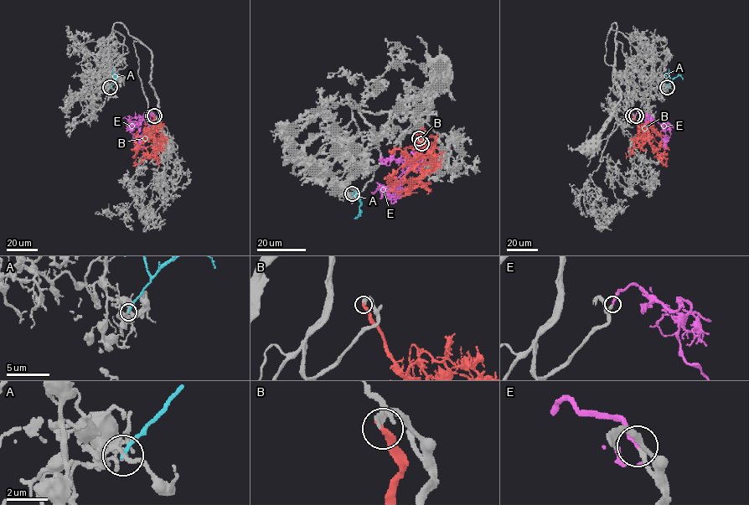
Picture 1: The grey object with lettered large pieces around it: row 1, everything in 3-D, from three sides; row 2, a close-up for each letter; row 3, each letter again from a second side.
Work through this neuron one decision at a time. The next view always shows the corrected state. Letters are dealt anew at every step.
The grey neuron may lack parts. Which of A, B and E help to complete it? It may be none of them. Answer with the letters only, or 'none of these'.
B, E

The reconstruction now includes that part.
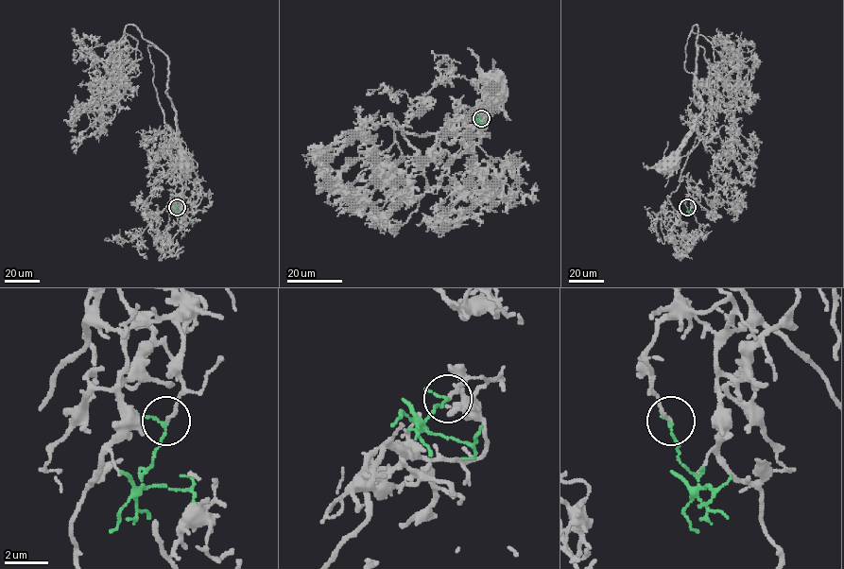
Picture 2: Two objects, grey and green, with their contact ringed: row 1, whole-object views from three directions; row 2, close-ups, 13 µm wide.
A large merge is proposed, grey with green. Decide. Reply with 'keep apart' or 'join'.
keep apart

